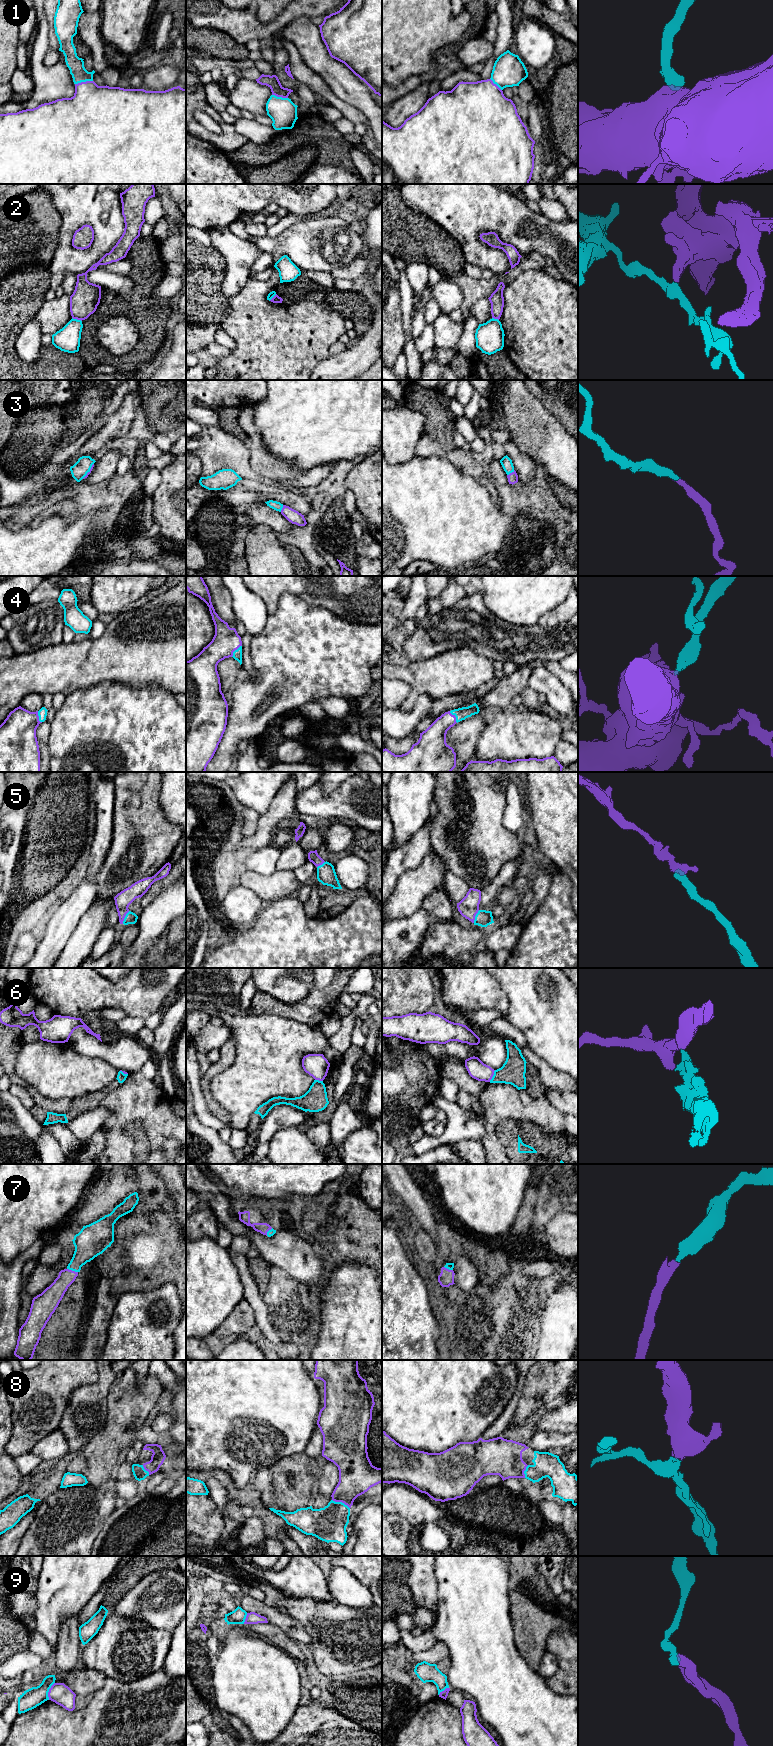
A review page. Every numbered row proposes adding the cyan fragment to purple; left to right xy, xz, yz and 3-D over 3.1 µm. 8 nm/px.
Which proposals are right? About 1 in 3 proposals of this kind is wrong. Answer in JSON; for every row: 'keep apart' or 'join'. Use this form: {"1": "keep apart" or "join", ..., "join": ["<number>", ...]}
{"1": "join", "2": "keep apart", "3": "join", "4": "join", "5": "join", "6": "keep apart", "7": "join", "8": "join", "9": "keep apart", "join": ["1", "3", "4", "5", "7", "8"]}

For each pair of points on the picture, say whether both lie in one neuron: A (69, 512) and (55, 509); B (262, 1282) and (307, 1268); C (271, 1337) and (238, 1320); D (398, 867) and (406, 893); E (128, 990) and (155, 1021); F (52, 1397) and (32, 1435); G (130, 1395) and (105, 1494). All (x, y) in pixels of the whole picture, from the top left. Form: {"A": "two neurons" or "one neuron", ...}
{"A": "one neuron", "B": "two neurons", "C": "two neurons", "D": "two neurons", "E": "two neurons", "F": "one neuron", "G": "two neurons"}

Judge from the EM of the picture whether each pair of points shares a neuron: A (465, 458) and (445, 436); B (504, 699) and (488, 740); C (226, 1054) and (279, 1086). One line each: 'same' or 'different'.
A: different
B: different
C: different

